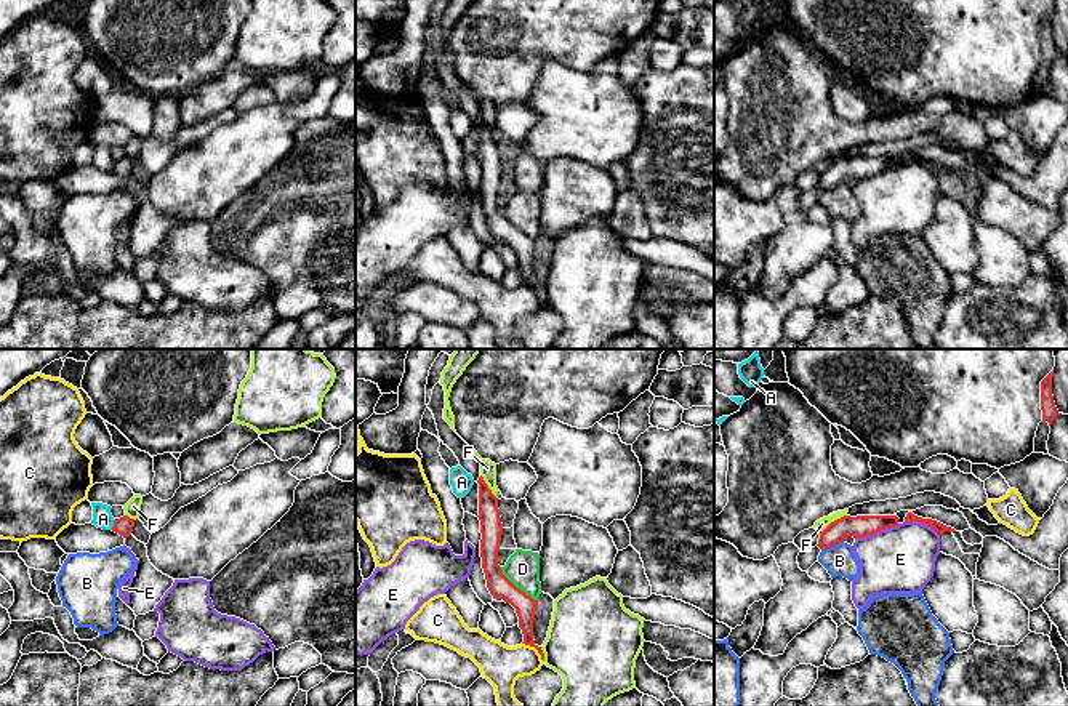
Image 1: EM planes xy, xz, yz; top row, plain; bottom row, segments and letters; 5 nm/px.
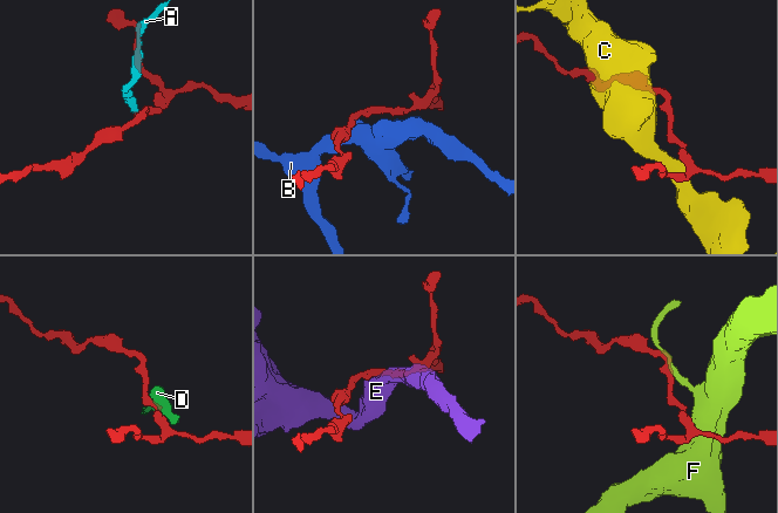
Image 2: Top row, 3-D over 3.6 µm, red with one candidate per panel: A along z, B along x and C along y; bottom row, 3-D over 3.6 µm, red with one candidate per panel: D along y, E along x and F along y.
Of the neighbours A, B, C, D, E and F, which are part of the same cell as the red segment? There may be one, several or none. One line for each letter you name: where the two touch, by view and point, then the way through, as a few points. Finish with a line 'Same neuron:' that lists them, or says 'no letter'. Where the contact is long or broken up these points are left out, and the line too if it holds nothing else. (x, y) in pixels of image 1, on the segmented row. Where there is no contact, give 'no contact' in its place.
Same neuron: no letter

